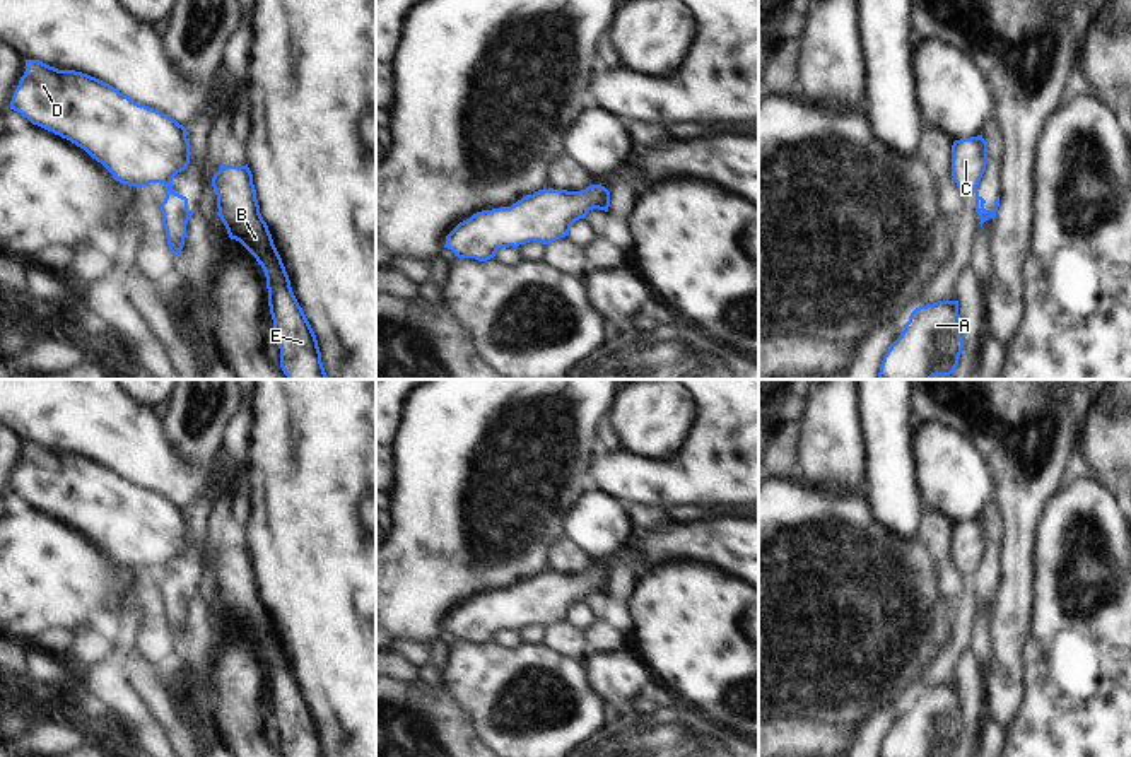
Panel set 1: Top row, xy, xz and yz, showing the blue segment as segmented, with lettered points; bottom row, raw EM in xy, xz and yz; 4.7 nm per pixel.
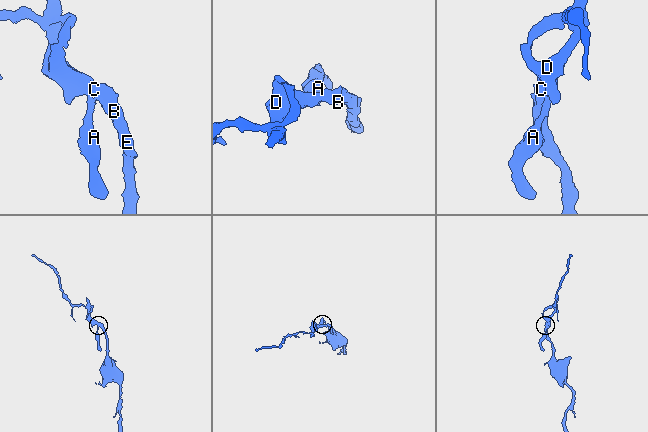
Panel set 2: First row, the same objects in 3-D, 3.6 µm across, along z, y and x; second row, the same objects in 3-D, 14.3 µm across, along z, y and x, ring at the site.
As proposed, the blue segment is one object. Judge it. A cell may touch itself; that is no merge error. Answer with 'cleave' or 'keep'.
cleave

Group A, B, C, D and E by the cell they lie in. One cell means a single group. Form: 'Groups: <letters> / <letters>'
Groups: A / B C D E

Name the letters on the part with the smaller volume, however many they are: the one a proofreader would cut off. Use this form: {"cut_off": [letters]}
{"cut_off": ["A"]}

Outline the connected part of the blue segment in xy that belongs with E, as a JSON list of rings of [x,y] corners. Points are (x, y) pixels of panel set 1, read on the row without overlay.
[[[222,547],[212,560],[212,569],[217,578],[217,598],[229,620],[239,624],[265,654],[284,757],[326,757],[316,718],[292,675],[282,641],[260,596],[248,547]]]

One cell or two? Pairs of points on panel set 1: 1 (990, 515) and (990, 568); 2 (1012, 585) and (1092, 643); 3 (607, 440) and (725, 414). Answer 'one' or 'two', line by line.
1: one
2: two
3: two

